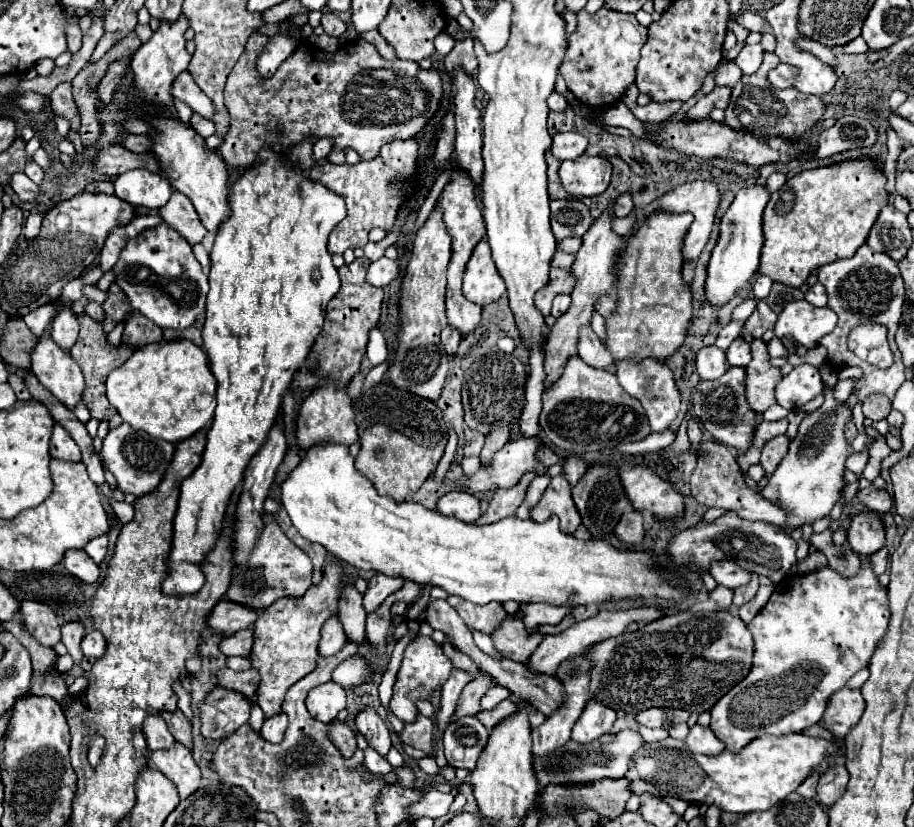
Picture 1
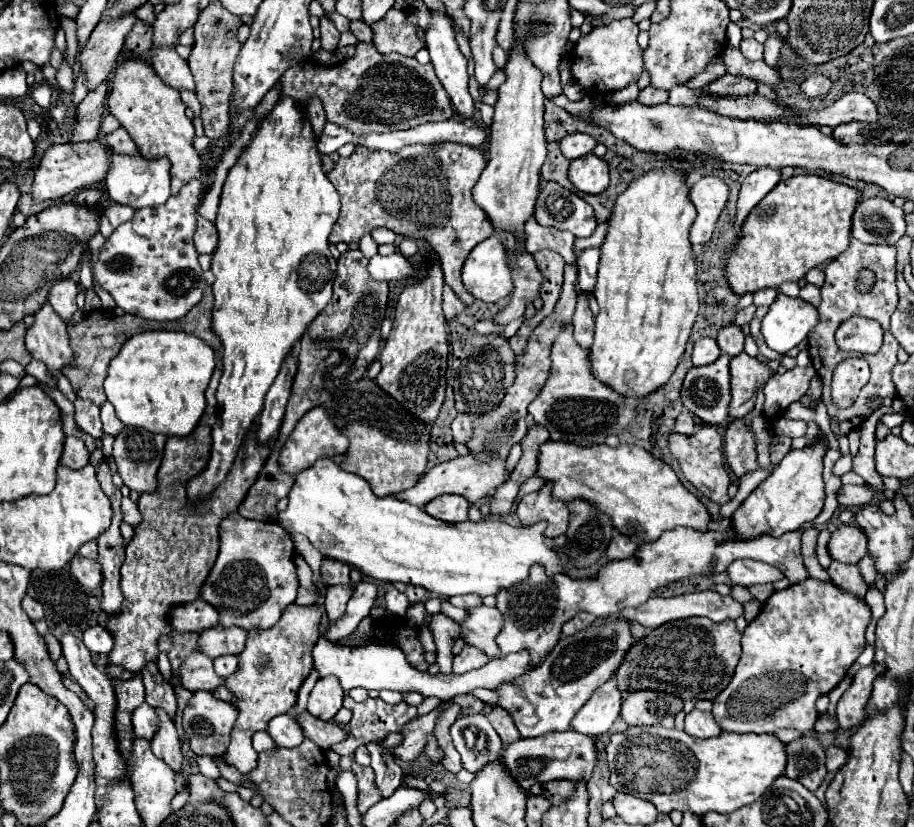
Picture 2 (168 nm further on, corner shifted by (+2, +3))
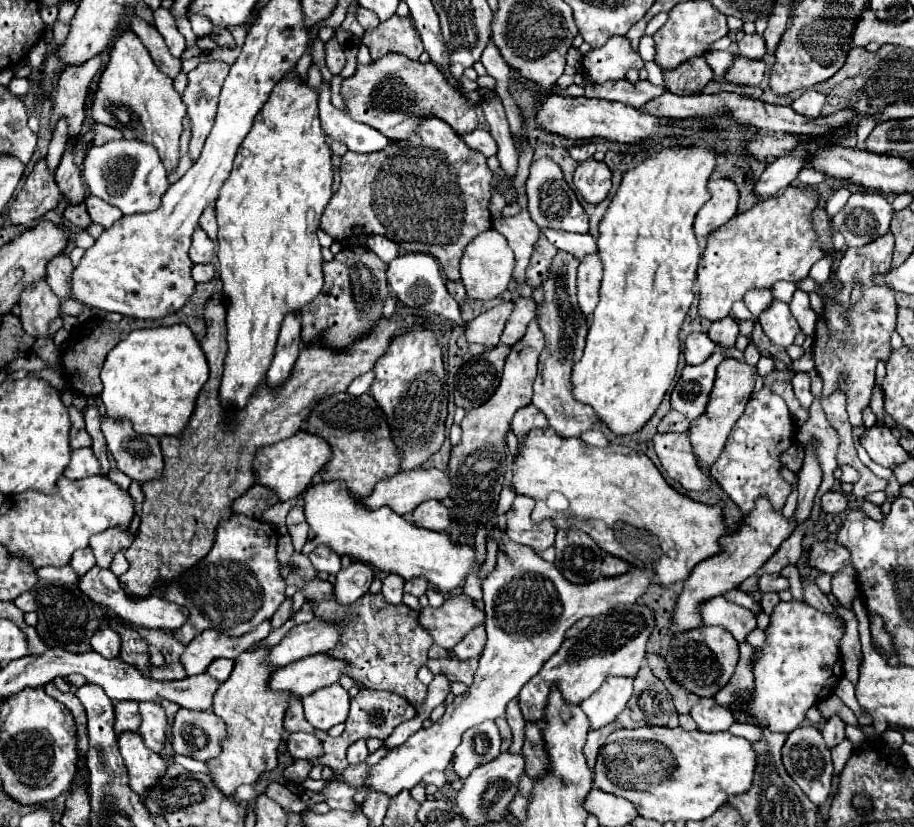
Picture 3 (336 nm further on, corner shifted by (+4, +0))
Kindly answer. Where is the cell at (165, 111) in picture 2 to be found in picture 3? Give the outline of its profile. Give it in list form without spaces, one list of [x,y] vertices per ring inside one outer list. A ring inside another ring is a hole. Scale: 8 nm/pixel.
[[[124,31],[116,37],[110,51],[110,61],[100,75],[100,83],[92,99],[92,119],[96,123],[116,127],[126,139],[142,139],[154,145],[164,167],[170,171],[178,165],[182,111],[186,111],[186,105],[176,93],[172,79],[154,65],[144,43],[132,31]]]

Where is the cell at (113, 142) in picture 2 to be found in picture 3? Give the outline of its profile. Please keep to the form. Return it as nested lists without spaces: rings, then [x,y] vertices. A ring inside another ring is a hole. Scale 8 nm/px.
[[[94,123],[92,125],[92,131],[94,131],[94,137],[92,137],[92,145],[102,145],[110,139],[120,139],[122,133],[114,127],[108,127],[108,125],[102,125],[102,123]]]

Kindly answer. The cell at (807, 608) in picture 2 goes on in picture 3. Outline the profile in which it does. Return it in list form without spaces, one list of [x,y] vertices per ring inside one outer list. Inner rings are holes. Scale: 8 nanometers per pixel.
[[[798,601],[778,603],[770,619],[768,643],[762,647],[762,659],[754,663],[756,693],[748,703],[748,711],[740,713],[740,719],[766,721],[770,731],[790,733],[804,723],[806,711],[826,699],[842,679],[838,647],[844,635],[844,621],[834,615],[822,615],[808,603]]]

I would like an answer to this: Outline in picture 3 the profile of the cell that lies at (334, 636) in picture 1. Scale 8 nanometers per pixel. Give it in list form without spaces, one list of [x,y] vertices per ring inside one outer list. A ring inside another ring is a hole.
[[[352,561],[350,567],[340,569],[336,575],[336,599],[340,599],[340,603],[354,603],[358,597],[362,597],[368,589],[370,583],[374,579],[374,571],[368,563],[360,563],[360,561]]]

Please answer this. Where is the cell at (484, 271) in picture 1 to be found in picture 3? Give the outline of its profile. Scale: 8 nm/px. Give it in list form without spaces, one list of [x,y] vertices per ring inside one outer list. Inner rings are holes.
[[[496,229],[484,231],[466,247],[462,257],[460,273],[462,273],[462,283],[466,287],[466,295],[470,299],[482,299],[482,301],[496,299],[500,293],[506,291],[506,285],[512,277],[512,269],[514,269],[514,253],[508,247],[506,237],[500,235]]]

